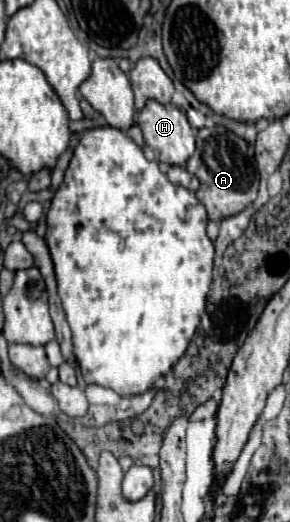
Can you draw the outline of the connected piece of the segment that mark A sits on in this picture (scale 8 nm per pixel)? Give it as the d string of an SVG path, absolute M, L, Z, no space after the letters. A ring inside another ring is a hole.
M222 125L204 127L198 131L196 151L188 159L186 169L200 179L200 189L196 191L196 197L204 203L208 217L214 221L240 213L256 199L260 175L256 169L252 147L242 137L236 137Z

